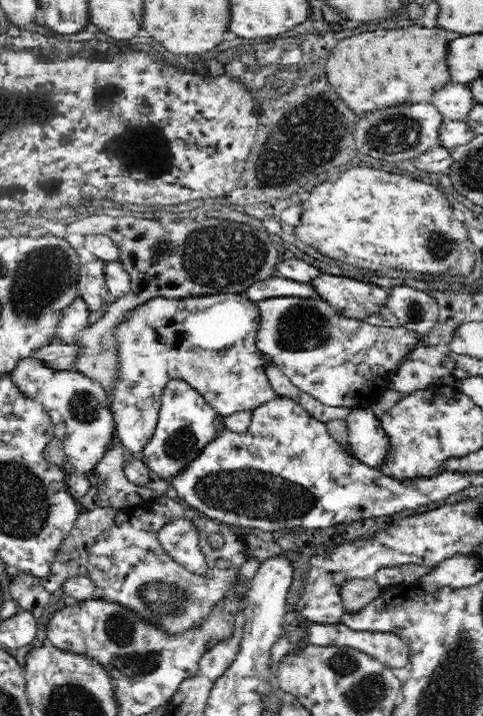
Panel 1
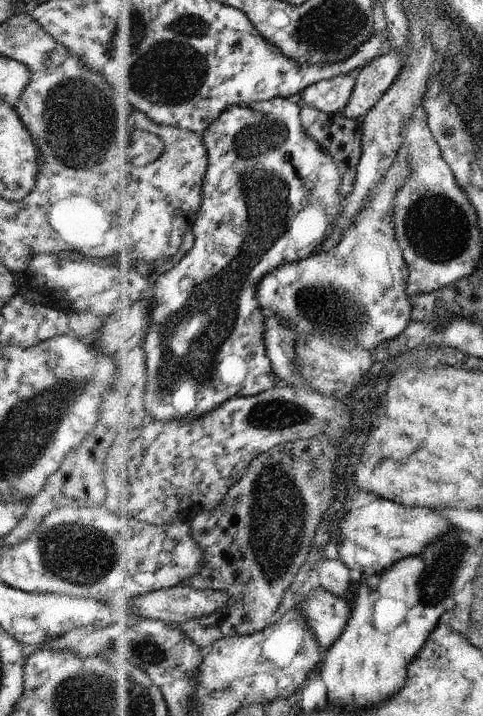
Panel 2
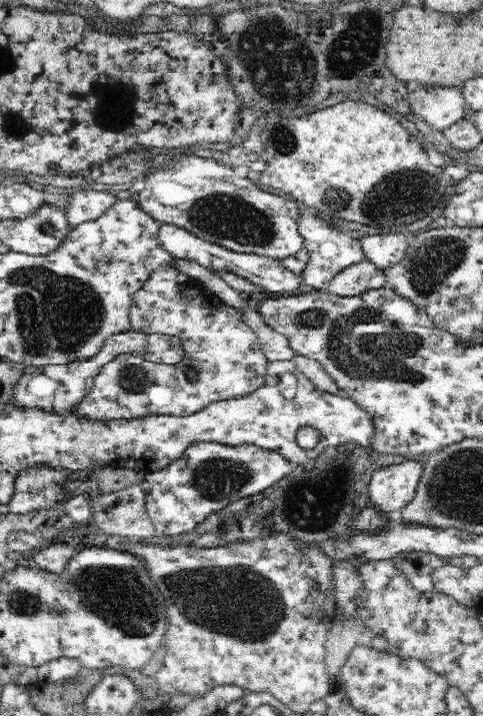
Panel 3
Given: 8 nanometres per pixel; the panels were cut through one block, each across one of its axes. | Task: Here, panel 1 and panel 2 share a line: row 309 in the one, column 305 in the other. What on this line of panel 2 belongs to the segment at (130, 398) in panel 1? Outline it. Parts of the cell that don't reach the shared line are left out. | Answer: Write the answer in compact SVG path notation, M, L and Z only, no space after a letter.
M281 97L263 100L263 102L253 102L249 105L237 104L229 106L220 118L217 118L217 121L213 122L209 129L201 134L208 150L209 166L204 180L206 200L201 204L201 212L197 214L197 222L195 222L193 230L195 246L171 270L160 274L156 280L152 281L151 287L143 297L151 302L153 310L151 310L149 334L139 349L138 369L146 377L143 404L145 404L145 412L149 412L152 420L157 420L157 422L173 422L173 420L193 422L197 418L203 418L212 413L213 410L232 398L255 396L266 390L271 390L280 383L274 373L265 346L266 316L256 297L257 286L267 274L272 273L279 266L290 262L299 262L299 260L309 258L321 251L327 238L335 232L337 222L340 221L340 214L345 212L346 203L346 197L342 193L343 174L341 174L338 164L333 160L333 156L315 138L311 138L305 132L300 117L301 111L302 109L296 103Z

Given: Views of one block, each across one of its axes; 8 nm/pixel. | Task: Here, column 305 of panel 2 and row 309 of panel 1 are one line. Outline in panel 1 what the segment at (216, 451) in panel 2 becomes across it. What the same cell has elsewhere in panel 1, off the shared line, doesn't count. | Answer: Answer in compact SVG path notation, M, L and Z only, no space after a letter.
M410 286L392 288L385 306L394 312L400 326L416 334L428 334L439 319L440 306L434 298Z

